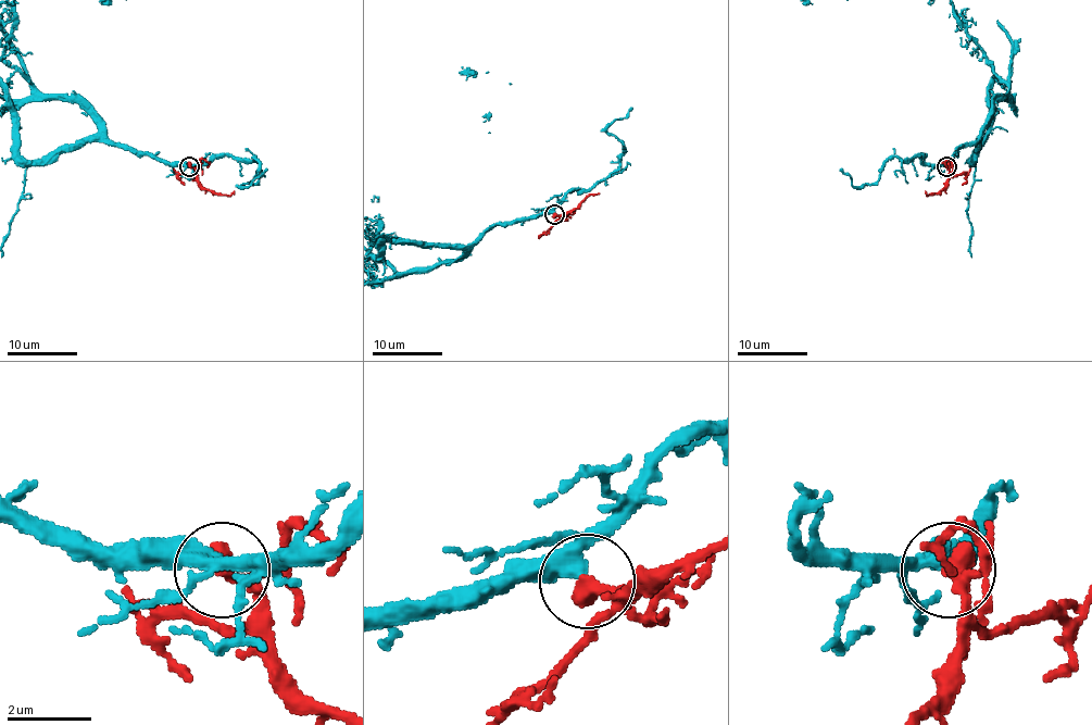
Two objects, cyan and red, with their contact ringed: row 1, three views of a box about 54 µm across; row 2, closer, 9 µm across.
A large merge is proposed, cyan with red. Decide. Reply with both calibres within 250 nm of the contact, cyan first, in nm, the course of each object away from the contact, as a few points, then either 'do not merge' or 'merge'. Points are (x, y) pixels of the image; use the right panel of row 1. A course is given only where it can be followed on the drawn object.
280/320 nm | red via (946, 166), (949, 183), (941, 189), (927, 195), (926, 191) | merge

